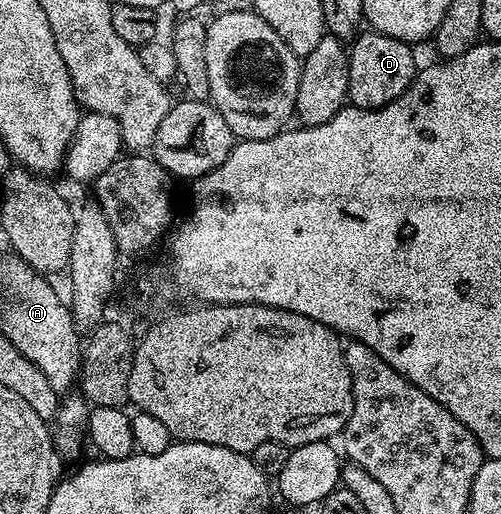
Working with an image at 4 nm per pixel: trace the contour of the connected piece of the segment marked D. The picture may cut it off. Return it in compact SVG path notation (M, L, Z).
M373 29L363 30L348 47L349 102L355 107L371 111L399 99L410 88L416 74L414 51L415 48L411 44L396 37L382 35Z

